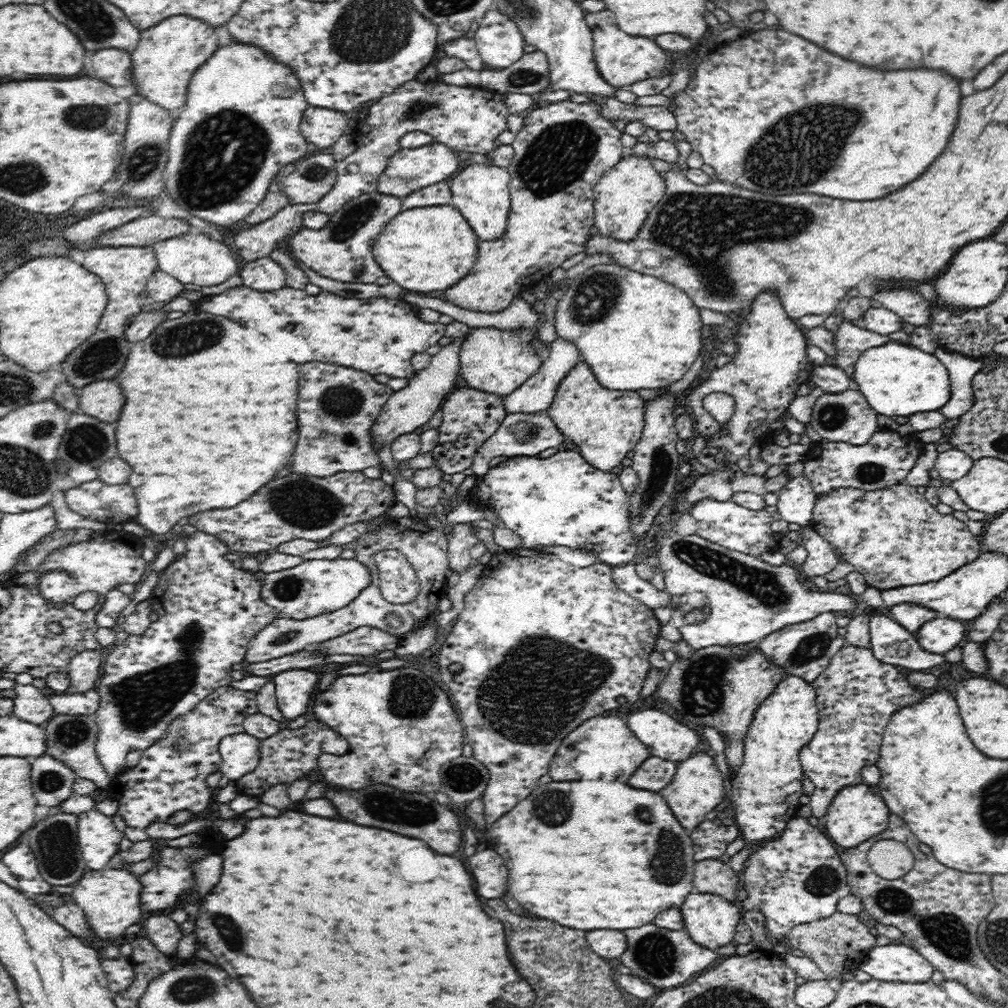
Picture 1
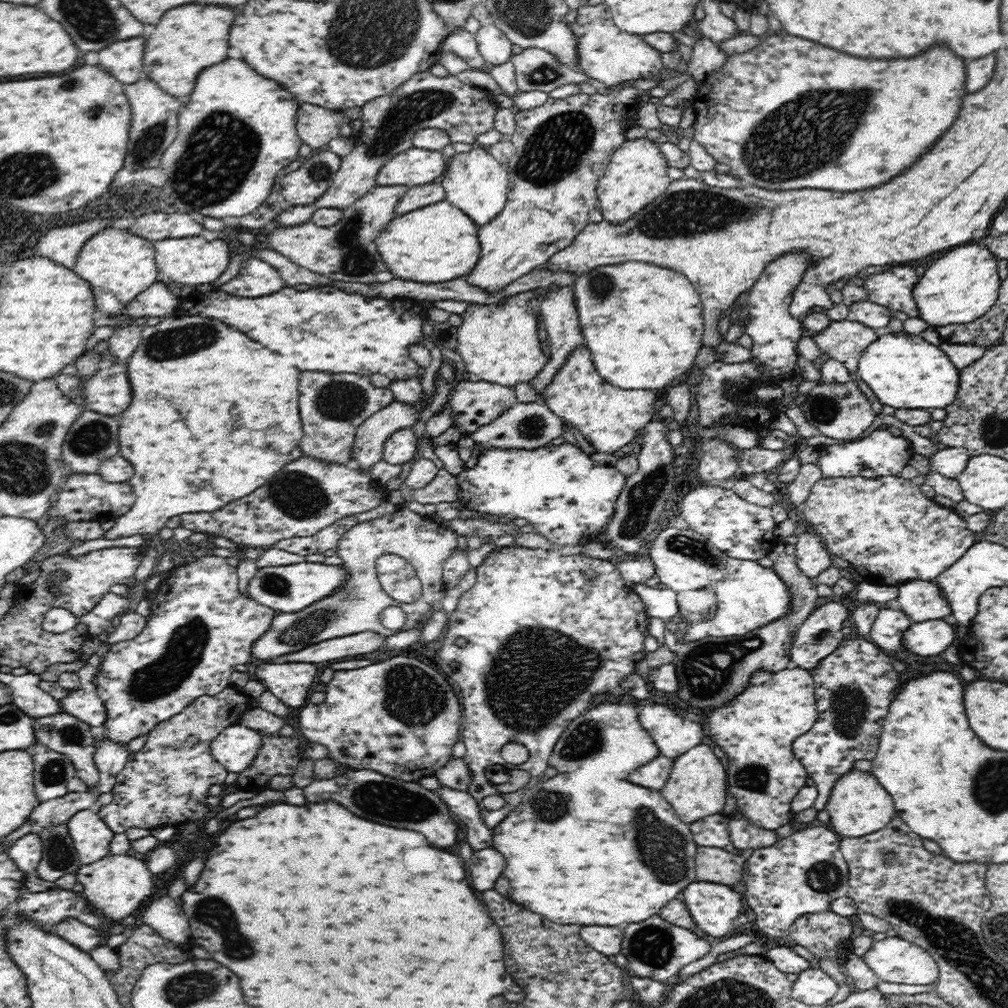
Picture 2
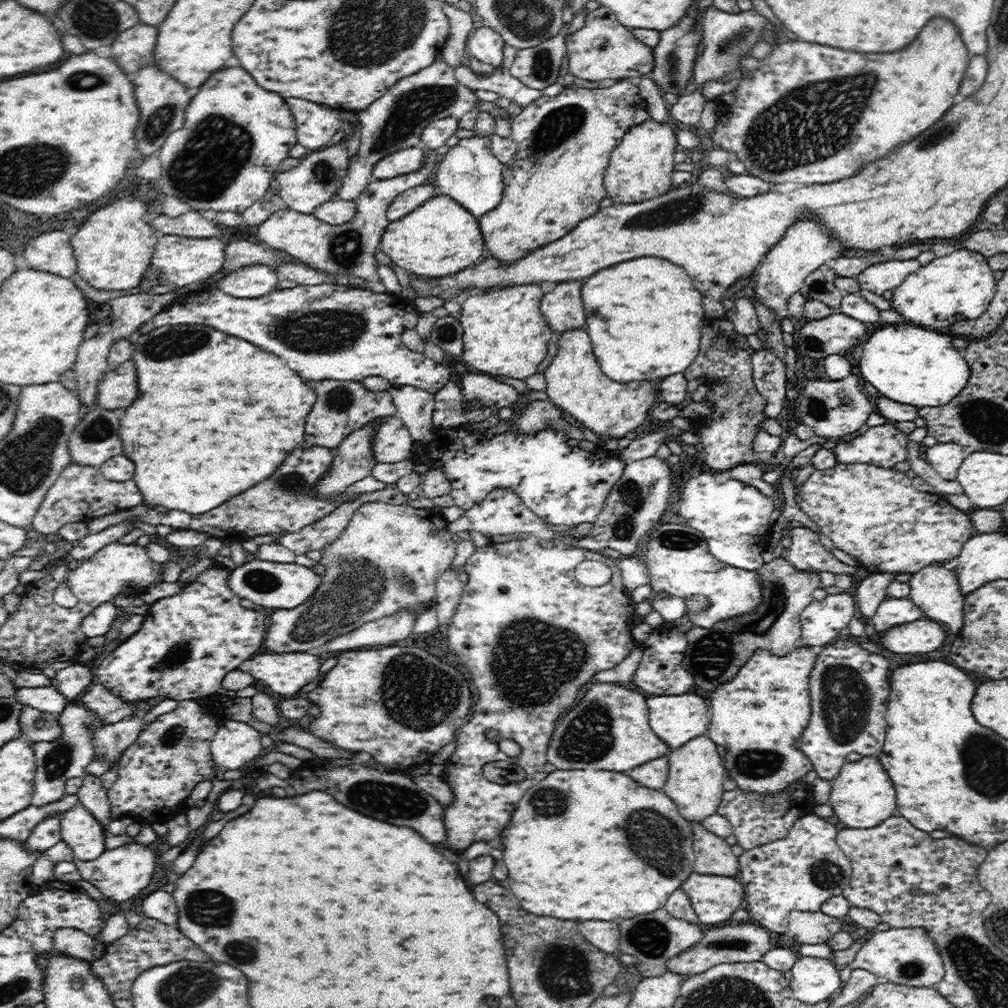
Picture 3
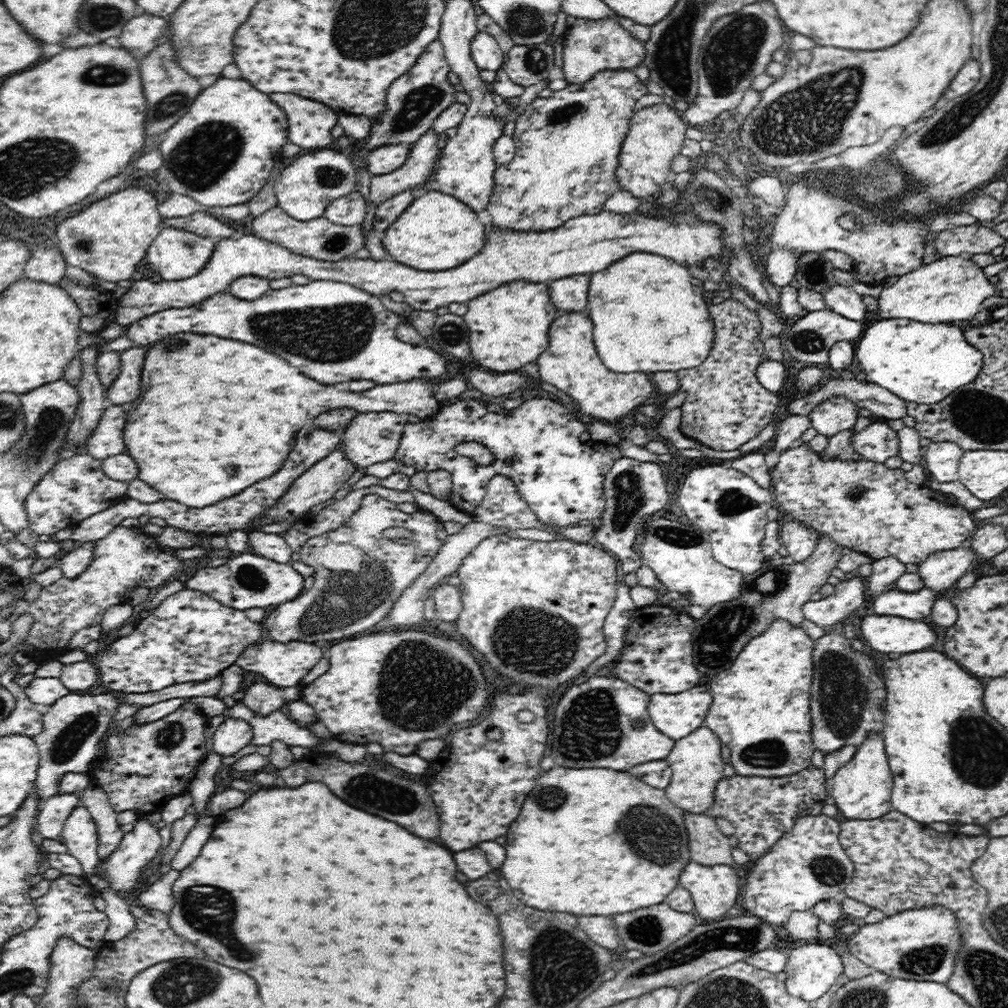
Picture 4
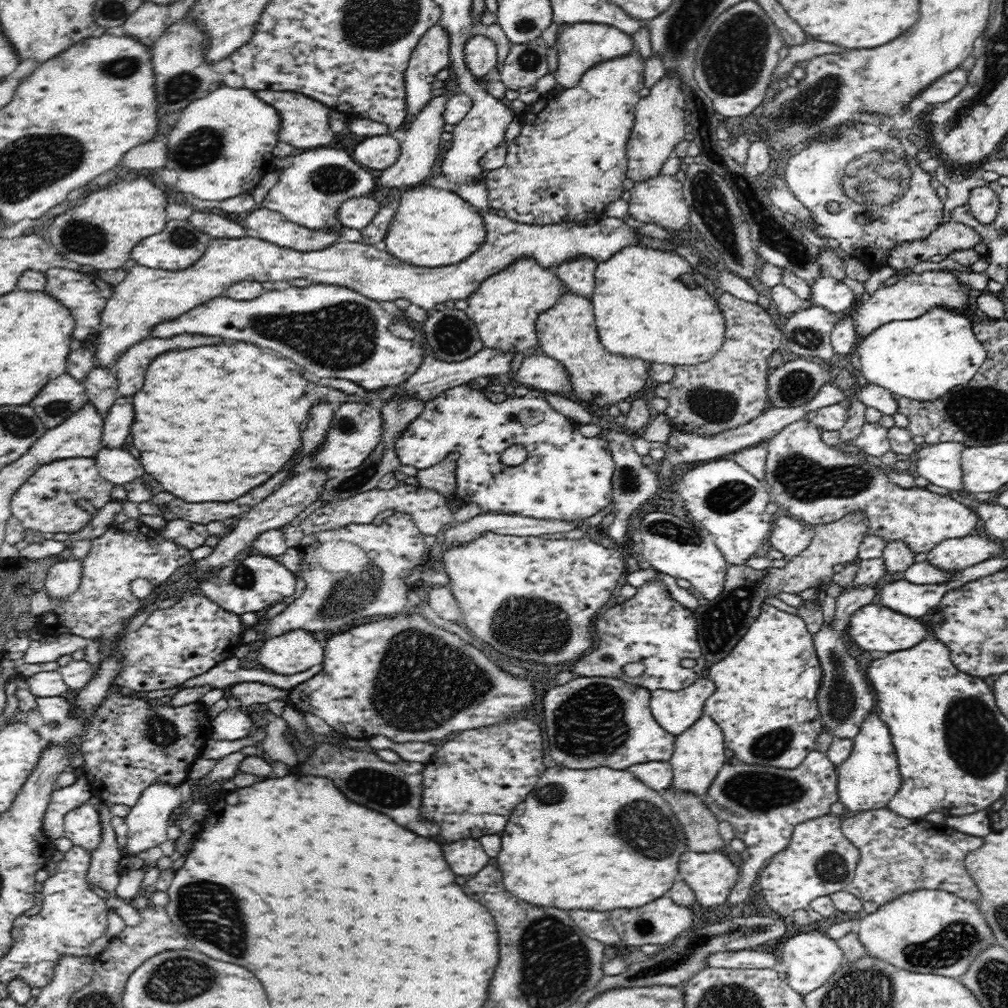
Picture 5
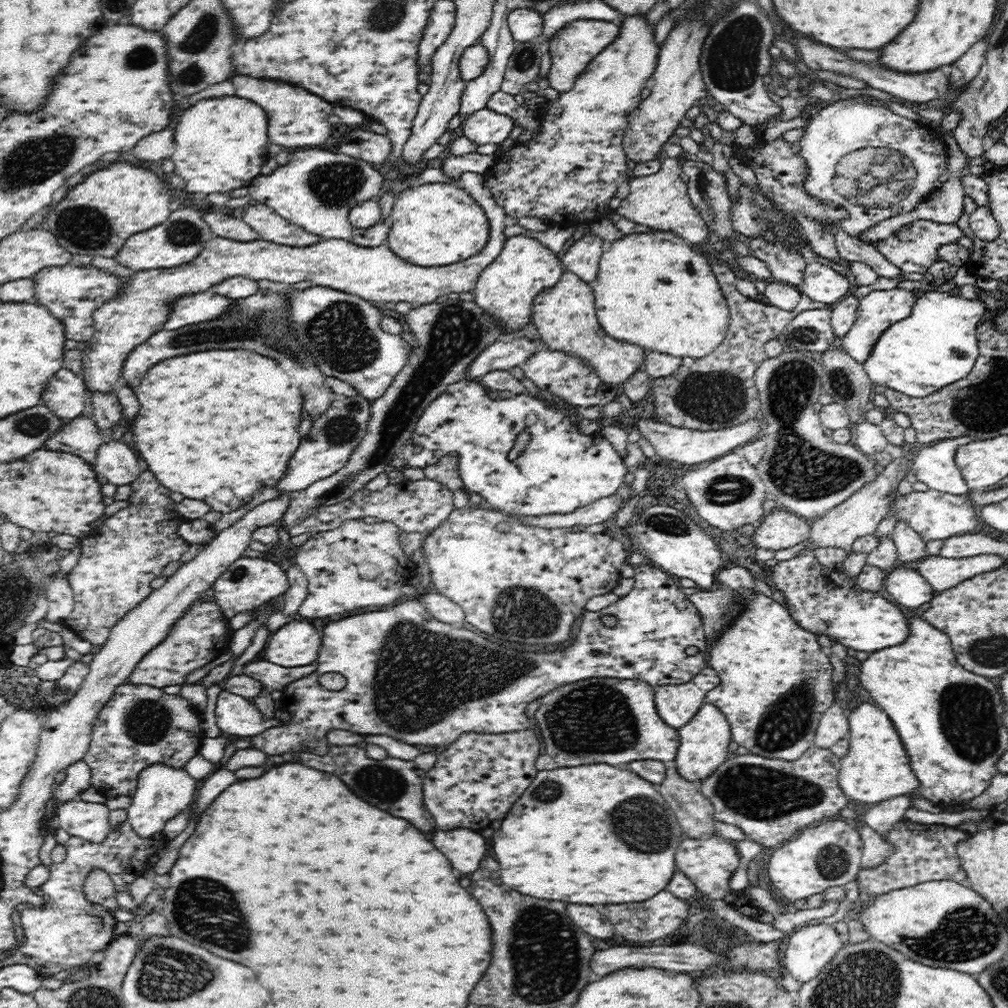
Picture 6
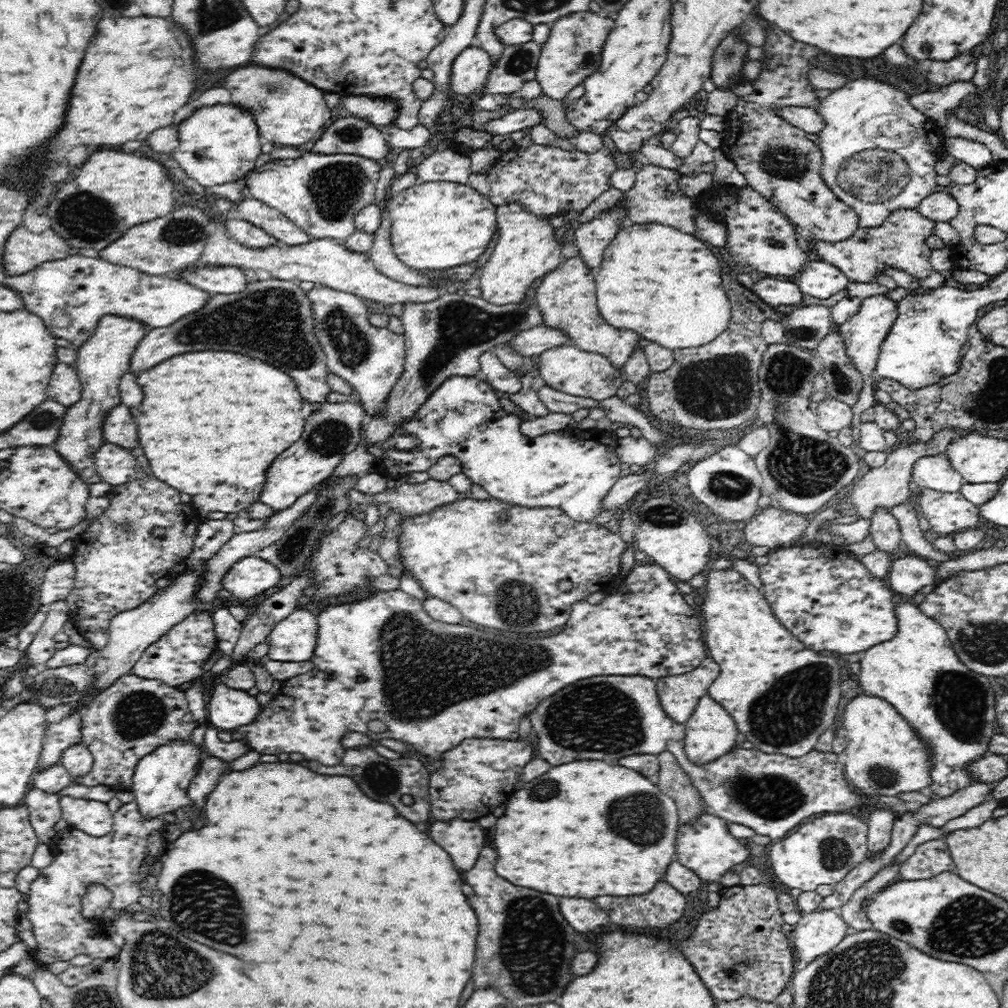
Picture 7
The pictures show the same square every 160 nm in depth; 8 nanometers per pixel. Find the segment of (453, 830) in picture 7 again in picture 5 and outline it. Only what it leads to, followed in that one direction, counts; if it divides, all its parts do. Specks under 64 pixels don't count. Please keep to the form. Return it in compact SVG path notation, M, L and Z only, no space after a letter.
M465 838L454 844L442 844L444 856L458 876L468 876L480 872L484 866L488 866L490 858L482 850L479 839Z

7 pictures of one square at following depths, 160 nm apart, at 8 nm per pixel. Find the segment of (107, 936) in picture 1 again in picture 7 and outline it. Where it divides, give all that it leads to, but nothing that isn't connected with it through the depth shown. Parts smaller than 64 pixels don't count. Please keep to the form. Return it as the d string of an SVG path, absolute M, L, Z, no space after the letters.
M172 741L159 746L138 762L130 790L134 793L142 817L150 820L166 813L174 813L178 808L190 804L187 790L196 776L201 753L205 753L203 748L192 745L191 741Z

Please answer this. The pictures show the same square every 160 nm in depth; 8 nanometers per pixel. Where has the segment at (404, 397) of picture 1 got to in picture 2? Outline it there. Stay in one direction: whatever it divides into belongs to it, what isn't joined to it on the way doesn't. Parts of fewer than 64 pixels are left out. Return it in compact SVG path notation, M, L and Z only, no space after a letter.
M424 393L416 404L394 399L369 416L357 428L353 446L353 459L358 462L359 468L369 471L370 466L382 461L388 437L397 430L412 428L420 420L420 413L430 406L430 402L427 402L430 398Z

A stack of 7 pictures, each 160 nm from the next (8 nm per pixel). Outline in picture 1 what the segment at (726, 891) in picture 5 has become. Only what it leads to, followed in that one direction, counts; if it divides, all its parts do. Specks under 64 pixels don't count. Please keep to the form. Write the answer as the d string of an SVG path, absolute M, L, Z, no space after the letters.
M693 892L682 904L684 929L697 945L713 950L732 942L742 908L716 894Z

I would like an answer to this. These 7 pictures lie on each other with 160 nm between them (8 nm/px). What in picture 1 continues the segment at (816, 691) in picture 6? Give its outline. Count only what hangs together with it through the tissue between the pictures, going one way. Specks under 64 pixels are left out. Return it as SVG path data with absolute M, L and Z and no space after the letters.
M786 676L782 682L773 690L773 693L764 700L762 706L758 708L754 722L748 729L745 738L744 764L738 769L738 774L731 780L730 790L731 804L736 810L734 824L744 835L749 845L748 849L736 853L728 863L734 873L742 873L748 854L752 853L753 847L761 840L776 838L787 826L791 818L797 816L801 807L799 801L802 796L802 779L805 774L799 761L799 752L806 746L816 734L820 722L820 712L817 707L816 693L814 687L803 678L797 676Z

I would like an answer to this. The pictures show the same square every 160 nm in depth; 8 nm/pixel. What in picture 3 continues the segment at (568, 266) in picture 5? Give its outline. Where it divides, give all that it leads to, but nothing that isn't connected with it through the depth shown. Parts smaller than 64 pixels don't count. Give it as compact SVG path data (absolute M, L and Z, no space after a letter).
M580 281L556 283L541 300L541 313L553 334L585 329L585 310Z

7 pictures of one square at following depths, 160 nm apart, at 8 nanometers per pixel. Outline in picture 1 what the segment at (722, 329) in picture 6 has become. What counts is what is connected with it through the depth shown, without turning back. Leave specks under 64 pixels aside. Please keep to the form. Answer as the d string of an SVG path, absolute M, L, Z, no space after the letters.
M599 264L579 274L564 288L564 295L558 299L555 309L554 326L560 339L576 345L579 356L605 389L657 390L680 380L700 354L705 335L698 309L682 290L672 284L622 265Z

